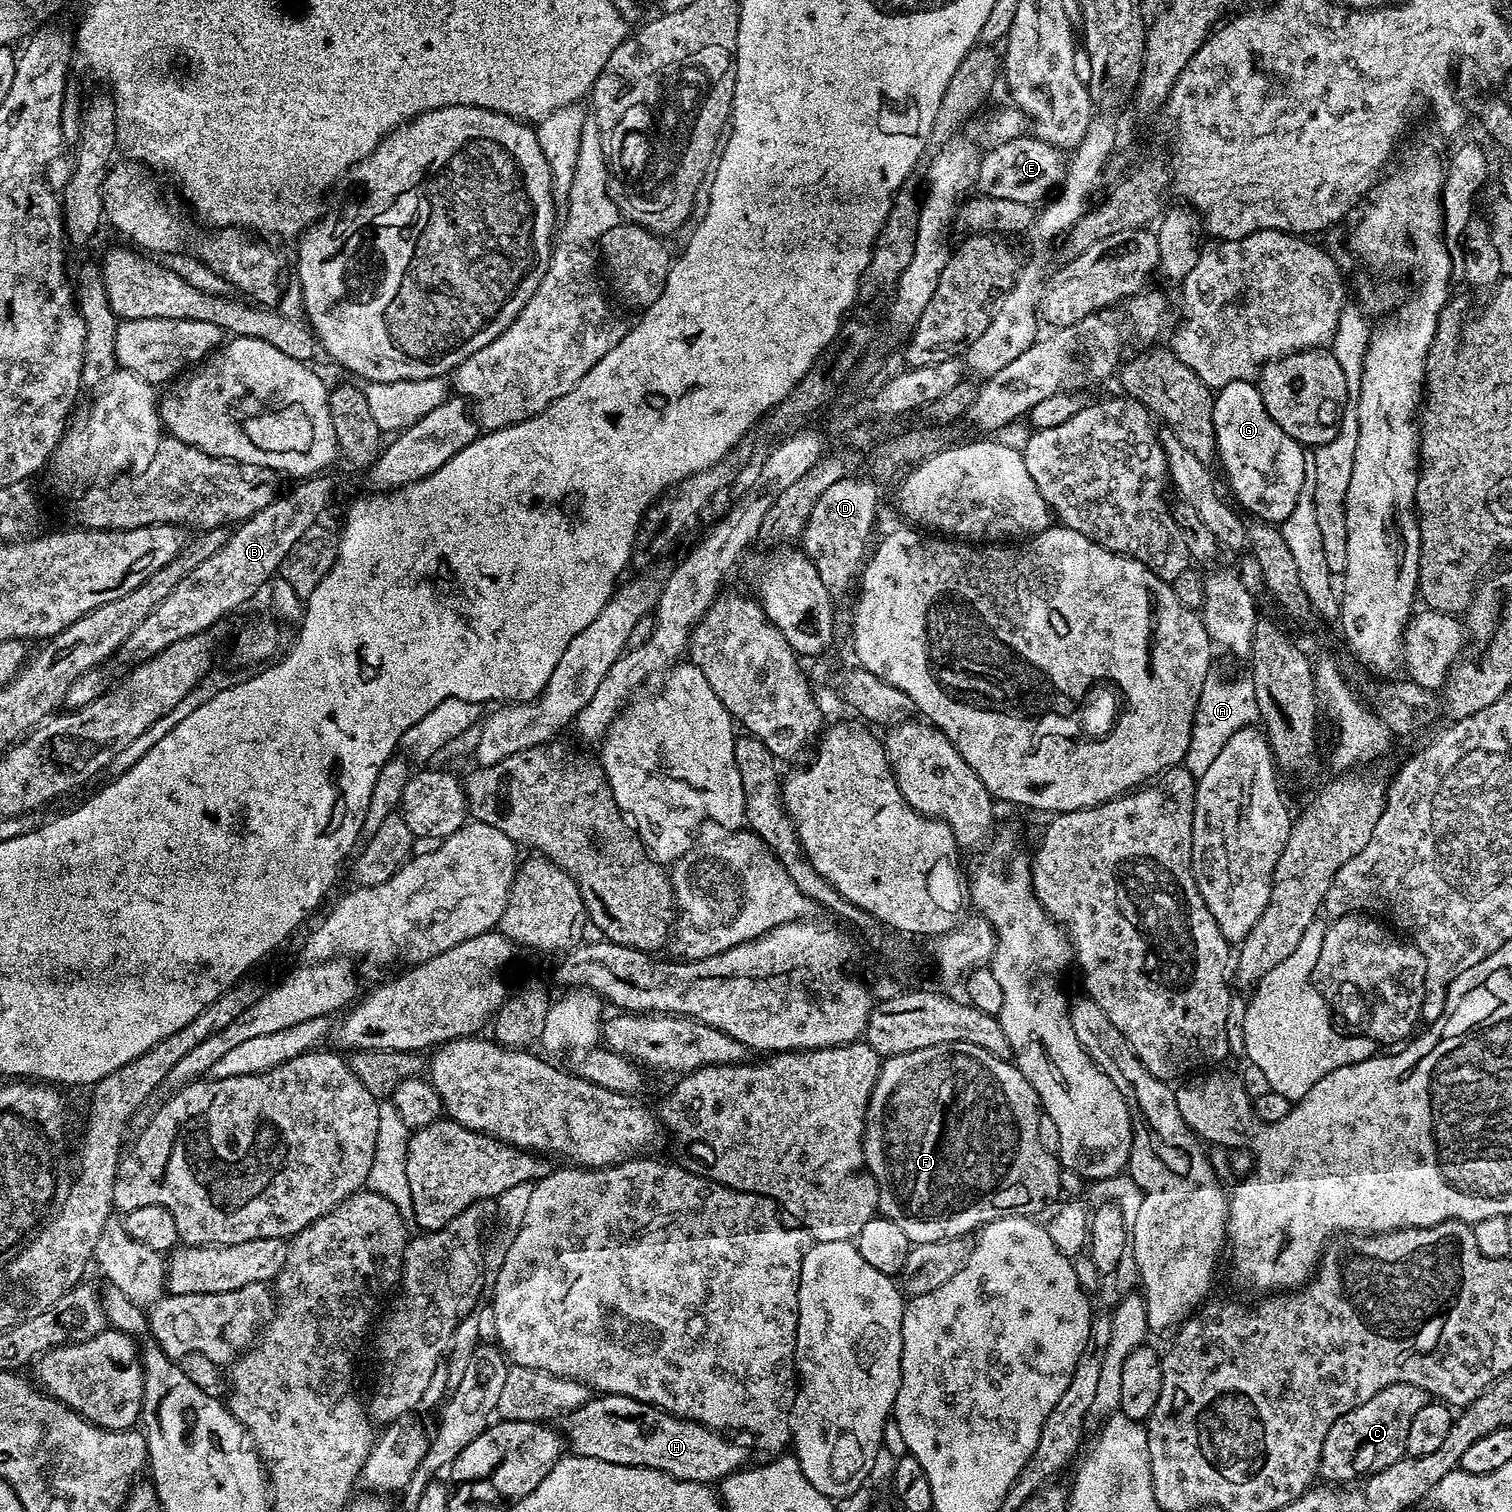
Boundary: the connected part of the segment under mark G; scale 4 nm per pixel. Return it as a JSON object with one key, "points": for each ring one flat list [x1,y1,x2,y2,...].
{"points":[[1252,380,1230,382,1215,393,1214,434,1218,464,1224,467,1228,488,1236,495,1235,503,1245,513,1248,511,1249,517,1280,526,1298,502,1305,449,1270,418,1260,389]]}

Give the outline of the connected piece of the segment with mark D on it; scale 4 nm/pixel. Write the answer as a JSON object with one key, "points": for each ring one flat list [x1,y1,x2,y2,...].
{"points":[[847,476,830,486,811,510,800,540,802,550,814,562,822,584,834,598,844,595,851,587,853,589,863,571,868,552,866,542,876,518,877,506,877,486,868,480]]}

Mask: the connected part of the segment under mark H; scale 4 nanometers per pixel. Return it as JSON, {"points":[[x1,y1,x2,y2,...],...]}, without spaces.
{"points":[[596,1394,585,1404,563,1417,563,1435,573,1453,622,1466,657,1468,679,1480,709,1486,724,1480,731,1472,745,1467,748,1452,740,1444,727,1440,723,1431,683,1420,673,1412,657,1408,629,1396]]}

